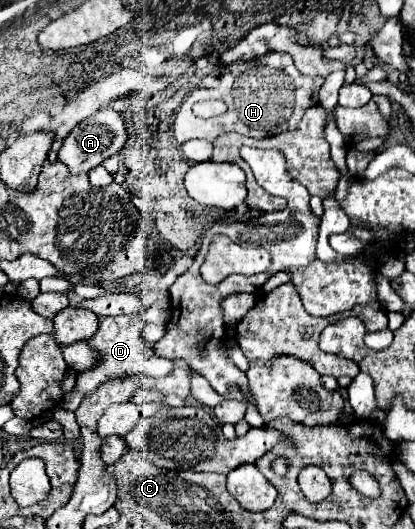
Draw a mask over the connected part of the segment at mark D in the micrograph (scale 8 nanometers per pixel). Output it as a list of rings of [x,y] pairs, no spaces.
[[[157,303],[153,307],[143,309],[137,315],[103,317],[97,333],[89,341],[89,347],[99,353],[97,363],[95,363],[95,367],[77,373],[75,389],[63,397],[63,407],[69,411],[75,411],[89,393],[93,393],[99,385],[113,381],[113,379],[123,379],[123,377],[131,377],[131,375],[145,375],[145,377],[153,377],[153,379],[167,377],[173,371],[173,363],[169,359],[155,355],[155,351],[149,349],[145,345],[145,341],[141,339],[141,329],[143,329],[145,321],[167,321],[167,319],[163,319],[165,315],[169,317],[169,303]]]

